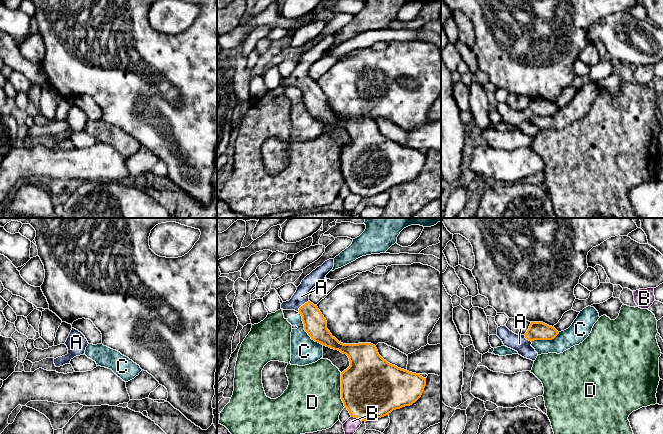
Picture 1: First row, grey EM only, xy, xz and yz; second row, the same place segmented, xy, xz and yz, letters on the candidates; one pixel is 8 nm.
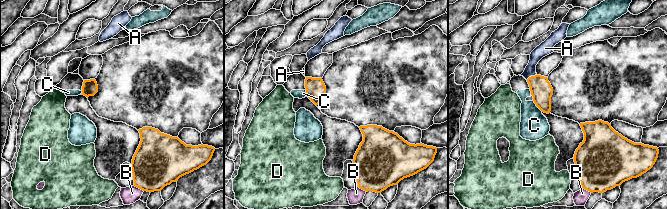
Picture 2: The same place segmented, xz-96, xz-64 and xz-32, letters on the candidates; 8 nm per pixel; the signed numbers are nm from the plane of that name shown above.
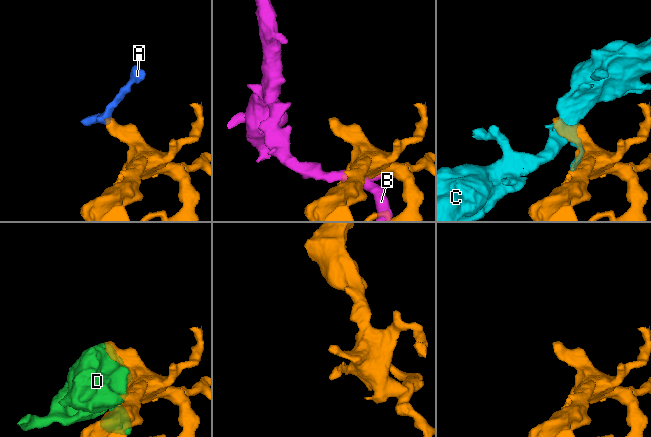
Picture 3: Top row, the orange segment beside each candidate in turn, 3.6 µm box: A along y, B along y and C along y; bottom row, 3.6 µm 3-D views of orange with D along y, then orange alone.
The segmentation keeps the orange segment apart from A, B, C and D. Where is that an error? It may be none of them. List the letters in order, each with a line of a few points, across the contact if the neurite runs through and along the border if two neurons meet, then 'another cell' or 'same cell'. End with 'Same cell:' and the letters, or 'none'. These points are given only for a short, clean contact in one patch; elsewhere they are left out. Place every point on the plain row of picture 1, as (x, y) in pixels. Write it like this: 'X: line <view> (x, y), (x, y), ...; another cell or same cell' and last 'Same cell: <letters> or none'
A: line xz (315, 100), (311, 90), (302, 81), (301, 72); same cell
B: another cell
C: another cell
D: another cell
Same cell: A

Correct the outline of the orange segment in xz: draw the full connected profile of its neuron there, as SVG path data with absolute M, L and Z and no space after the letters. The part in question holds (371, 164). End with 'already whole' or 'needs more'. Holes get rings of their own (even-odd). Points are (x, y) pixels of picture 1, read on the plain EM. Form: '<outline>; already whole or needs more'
M329 35L313 46L292 74L281 80L281 85L297 87L312 116L348 132L350 142L341 149L341 175L351 193L372 197L412 181L421 173L426 154L388 139L371 119L339 118L327 105L327 97L317 81L309 77L310 67L333 43L334 35Z; needs more

